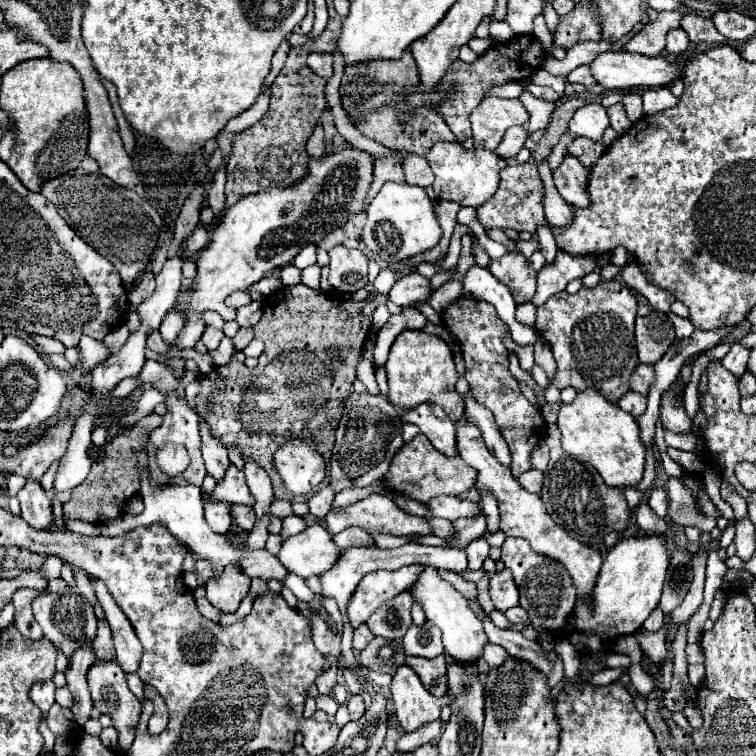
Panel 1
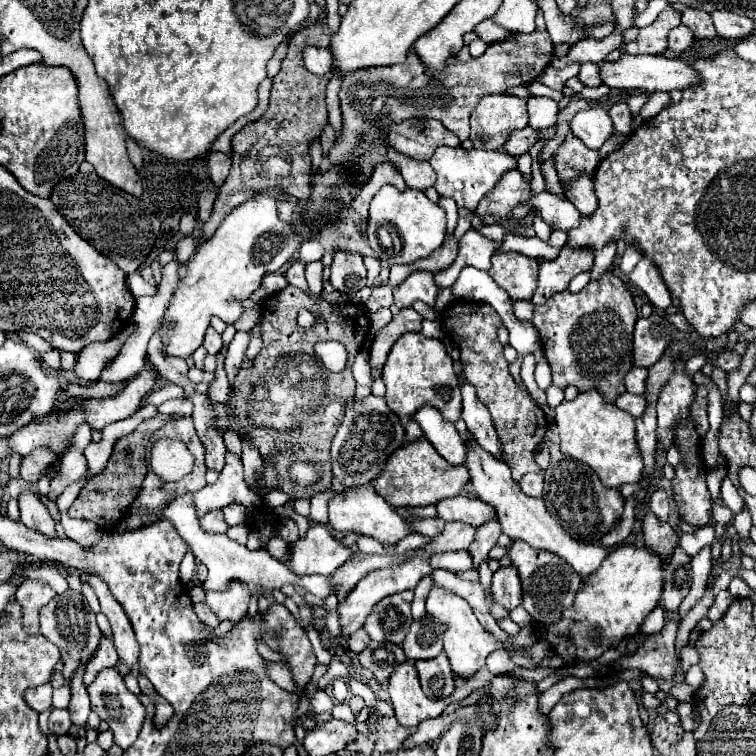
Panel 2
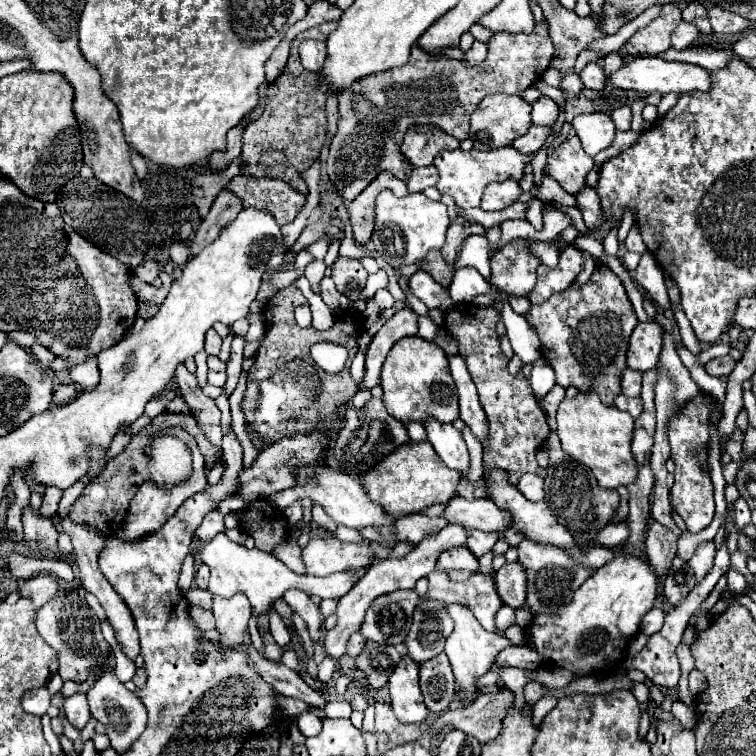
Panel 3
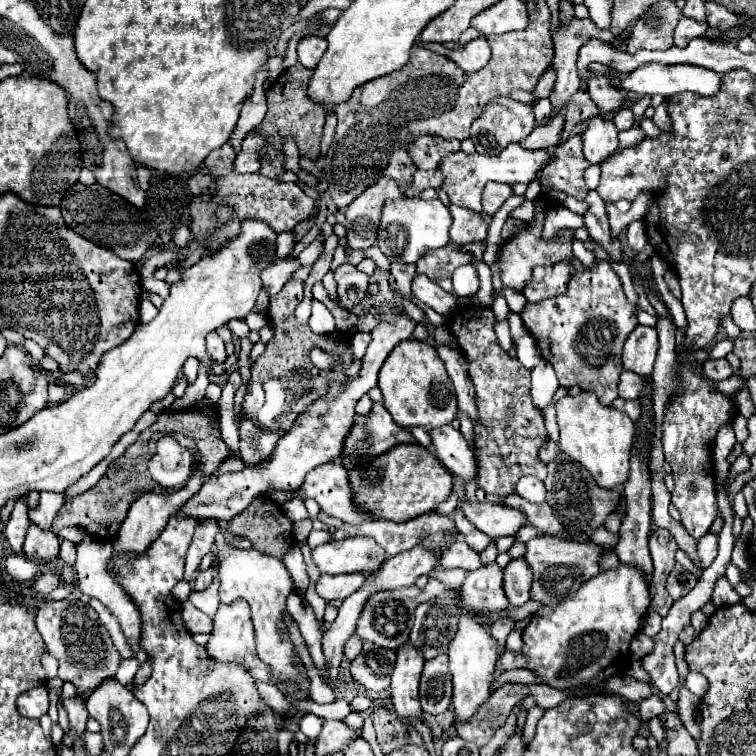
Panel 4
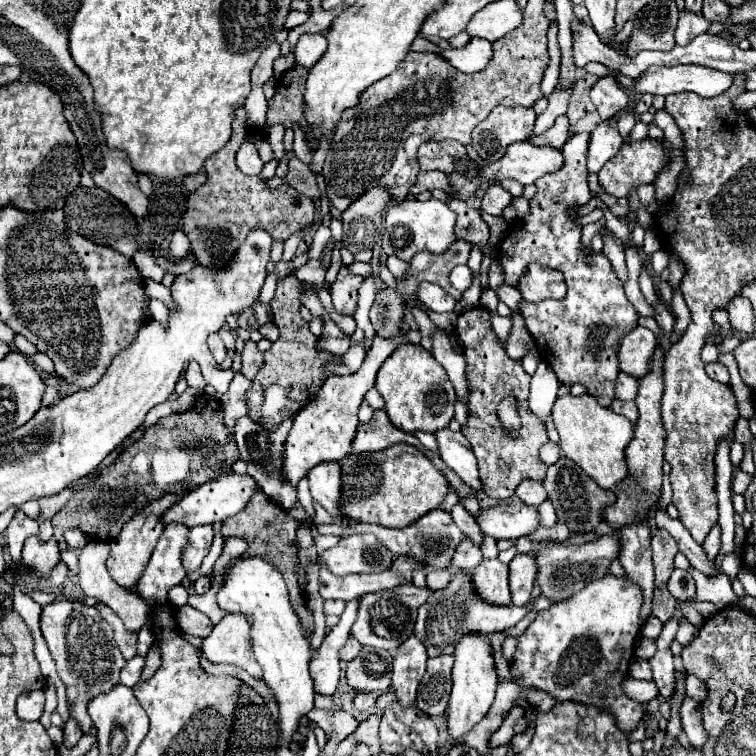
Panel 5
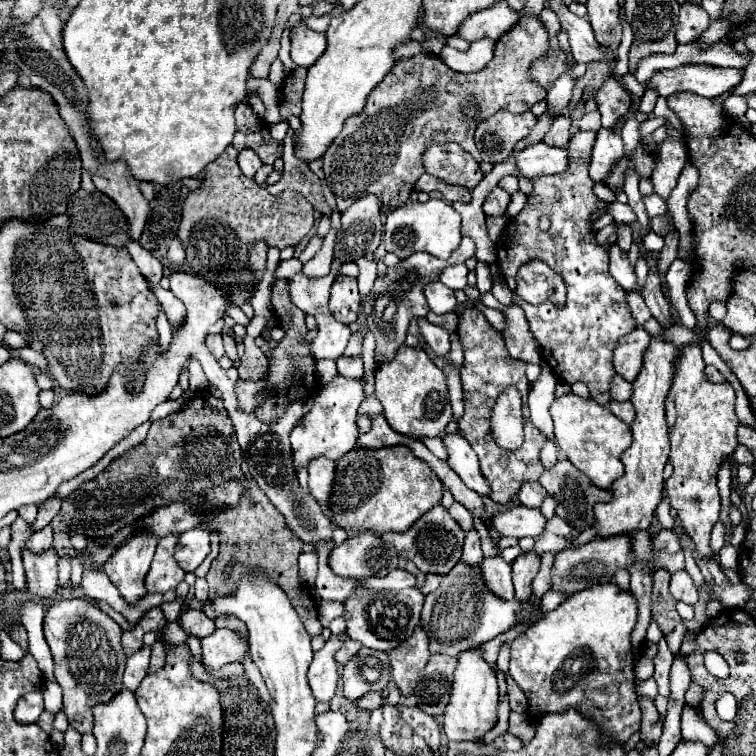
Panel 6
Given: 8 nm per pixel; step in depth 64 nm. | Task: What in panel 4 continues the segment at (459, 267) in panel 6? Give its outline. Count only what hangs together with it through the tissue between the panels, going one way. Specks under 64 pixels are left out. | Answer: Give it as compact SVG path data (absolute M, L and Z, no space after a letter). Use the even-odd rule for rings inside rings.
M472 264L456 268L452 282L454 282L454 292L452 292L454 298L472 298L472 296L476 296L478 288L480 288L478 272Z

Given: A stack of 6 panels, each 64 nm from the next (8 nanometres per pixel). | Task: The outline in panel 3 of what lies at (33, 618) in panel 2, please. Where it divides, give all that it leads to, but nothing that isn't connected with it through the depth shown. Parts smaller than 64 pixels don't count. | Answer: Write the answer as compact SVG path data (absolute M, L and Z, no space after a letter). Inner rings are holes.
M48 574L28 578L20 584L20 596L30 598L34 602L34 608L38 610L44 602L58 596L58 582L56 582L56 578L52 578Z

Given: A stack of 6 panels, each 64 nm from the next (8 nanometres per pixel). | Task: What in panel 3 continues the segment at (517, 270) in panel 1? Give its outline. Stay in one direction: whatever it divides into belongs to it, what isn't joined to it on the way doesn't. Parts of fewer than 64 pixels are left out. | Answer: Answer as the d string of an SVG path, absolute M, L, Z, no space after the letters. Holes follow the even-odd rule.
M514 240L494 254L490 282L508 296L528 296L536 284L536 268L540 264L540 260L528 250L528 240Z

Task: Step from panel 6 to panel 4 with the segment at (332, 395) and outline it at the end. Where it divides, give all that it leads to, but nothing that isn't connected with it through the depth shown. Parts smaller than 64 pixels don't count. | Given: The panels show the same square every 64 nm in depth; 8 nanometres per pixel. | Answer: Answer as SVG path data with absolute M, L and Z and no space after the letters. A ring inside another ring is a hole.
M398 314L394 316L390 322L380 322L374 330L372 330L372 342L362 358L362 370L358 374L358 378L348 380L348 384L332 384L328 394L320 400L316 400L292 426L292 430L288 434L284 434L276 448L272 450L272 454L262 460L256 466L246 466L242 472L232 472L232 474L224 474L224 476L210 476L204 486L200 488L198 494L194 494L182 508L182 514L206 520L206 518L218 518L218 520L230 520L236 514L240 514L256 496L266 496L268 490L284 490L284 492L292 492L296 490L302 482L304 476L324 464L330 462L332 458L340 456L340 448L342 442L354 422L354 406L358 402L358 398L362 394L366 394L370 388L374 388L378 384L378 372L384 364L384 360L388 358L388 354L392 352L392 348L396 344L400 344L402 340L412 338L416 328L416 322L408 316L408 314Z

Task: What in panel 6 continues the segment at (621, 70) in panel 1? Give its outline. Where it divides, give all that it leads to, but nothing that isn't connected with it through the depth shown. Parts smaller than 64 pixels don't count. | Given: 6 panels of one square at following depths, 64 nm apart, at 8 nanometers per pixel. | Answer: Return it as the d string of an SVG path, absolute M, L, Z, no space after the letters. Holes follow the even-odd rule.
M688 64L666 72L654 72L644 86L656 88L656 92L665 98L682 90L694 92L704 98L714 98L738 86L740 80L742 70L716 68L708 64Z

